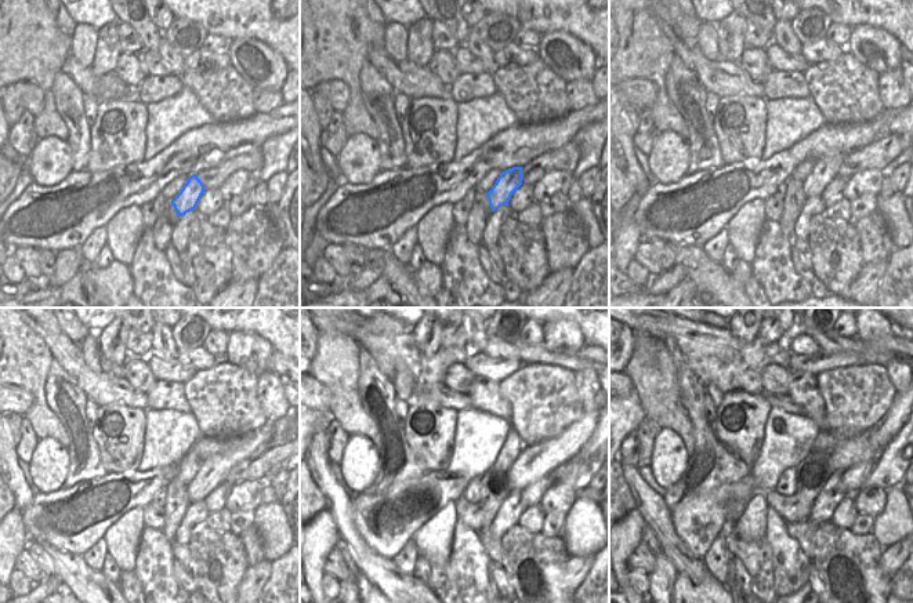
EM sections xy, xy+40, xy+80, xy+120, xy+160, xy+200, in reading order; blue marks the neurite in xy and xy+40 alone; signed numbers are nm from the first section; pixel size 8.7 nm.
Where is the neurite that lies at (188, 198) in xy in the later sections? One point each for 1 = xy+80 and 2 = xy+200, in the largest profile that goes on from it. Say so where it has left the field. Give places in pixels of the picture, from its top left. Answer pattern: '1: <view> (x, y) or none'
1: xy+80 (825, 170)
2: xy+200 (850, 451)

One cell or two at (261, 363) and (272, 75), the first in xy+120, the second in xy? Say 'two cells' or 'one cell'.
one cell

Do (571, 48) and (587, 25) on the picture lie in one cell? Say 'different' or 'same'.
different

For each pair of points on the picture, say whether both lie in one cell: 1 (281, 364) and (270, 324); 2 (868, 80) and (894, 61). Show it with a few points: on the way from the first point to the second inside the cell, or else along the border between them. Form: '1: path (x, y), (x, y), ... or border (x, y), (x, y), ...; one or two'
1: border (275, 349), (285, 355); two
2: border (851, 54), (879, 75); two

